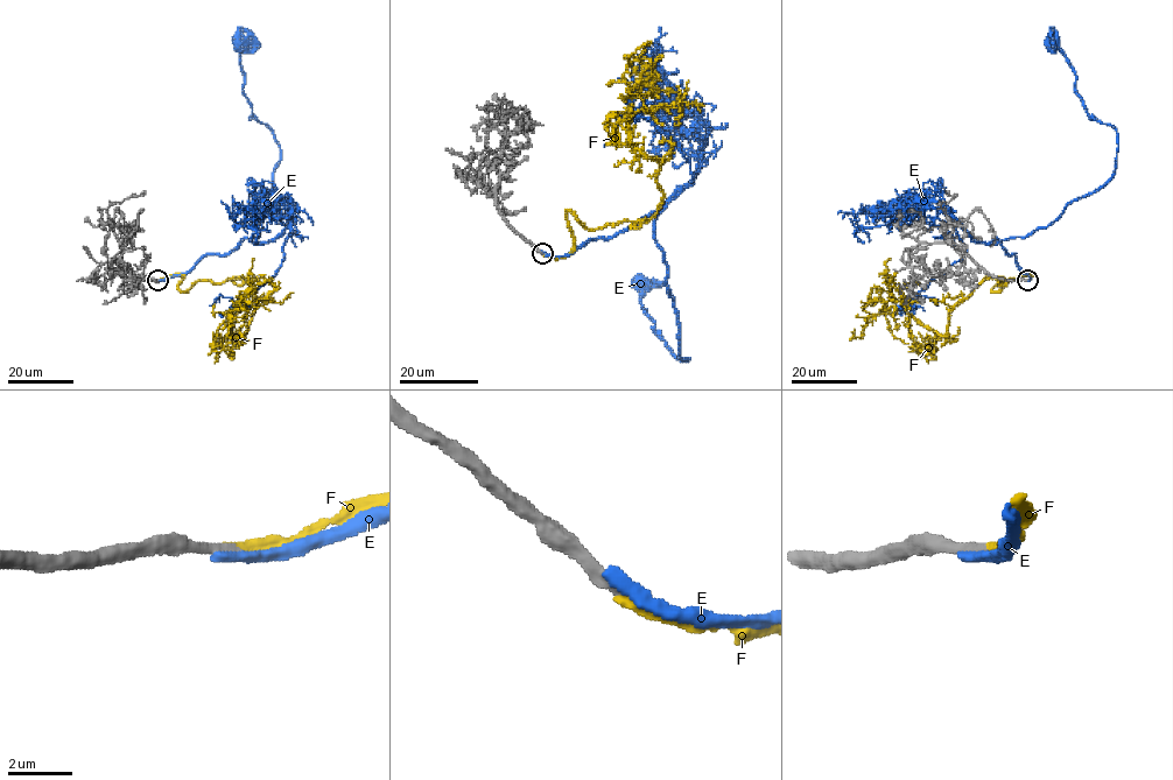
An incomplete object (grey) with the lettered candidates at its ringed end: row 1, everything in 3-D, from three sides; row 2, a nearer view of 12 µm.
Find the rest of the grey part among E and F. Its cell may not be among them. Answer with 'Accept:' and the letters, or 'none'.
Accept: F

